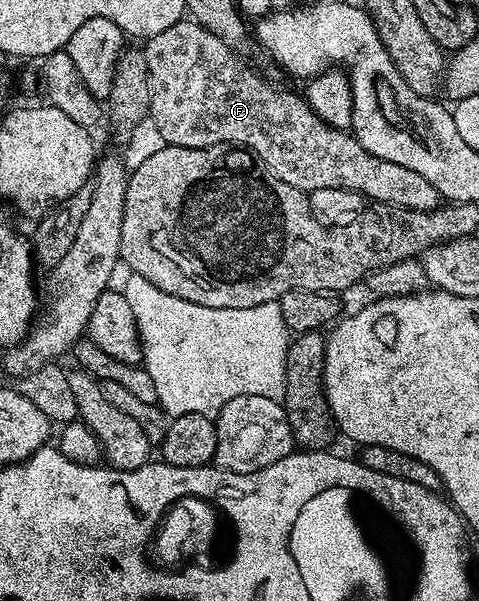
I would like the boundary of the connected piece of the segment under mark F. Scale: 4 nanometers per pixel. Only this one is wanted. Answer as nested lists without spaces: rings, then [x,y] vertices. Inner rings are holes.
[[[183,21],[172,25],[172,29],[164,29],[164,33],[156,33],[156,37],[145,40],[144,50],[146,53],[146,64],[148,65],[148,89],[152,93],[150,102],[150,113],[148,119],[156,123],[156,128],[160,131],[160,137],[166,145],[172,147],[211,147],[221,143],[233,145],[235,147],[245,147],[248,151],[253,151],[258,156],[260,162],[274,174],[277,179],[292,185],[296,189],[307,193],[316,189],[348,189],[366,196],[367,200],[374,203],[391,203],[394,207],[407,207],[417,211],[431,211],[433,207],[439,206],[440,194],[438,190],[420,175],[414,173],[412,169],[398,165],[396,161],[386,161],[368,153],[360,145],[360,141],[354,138],[349,130],[329,127],[319,115],[314,114],[314,110],[308,106],[305,98],[301,94],[293,95],[290,91],[277,91],[268,80],[262,75],[257,75],[244,60],[241,59],[239,52],[228,45],[220,37],[216,37],[208,29],[204,29],[193,21]]]

